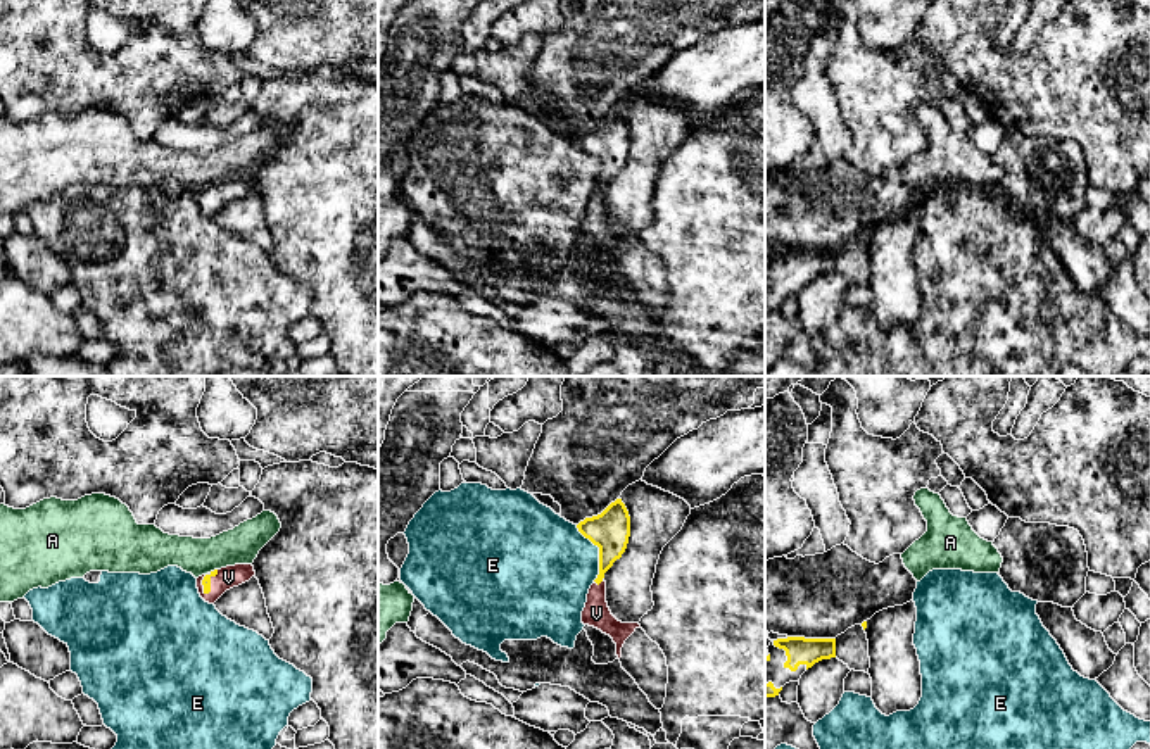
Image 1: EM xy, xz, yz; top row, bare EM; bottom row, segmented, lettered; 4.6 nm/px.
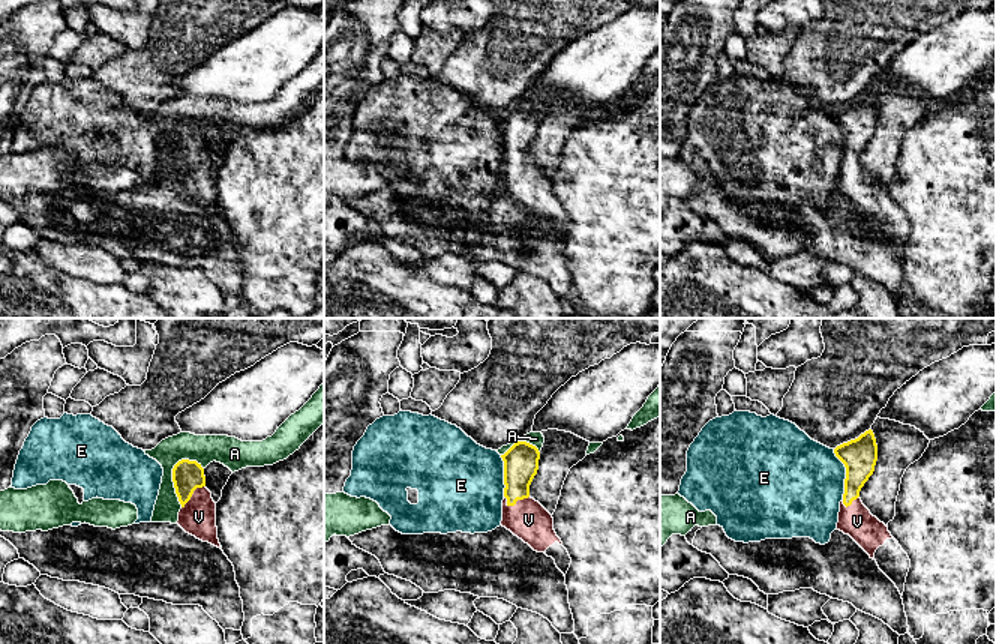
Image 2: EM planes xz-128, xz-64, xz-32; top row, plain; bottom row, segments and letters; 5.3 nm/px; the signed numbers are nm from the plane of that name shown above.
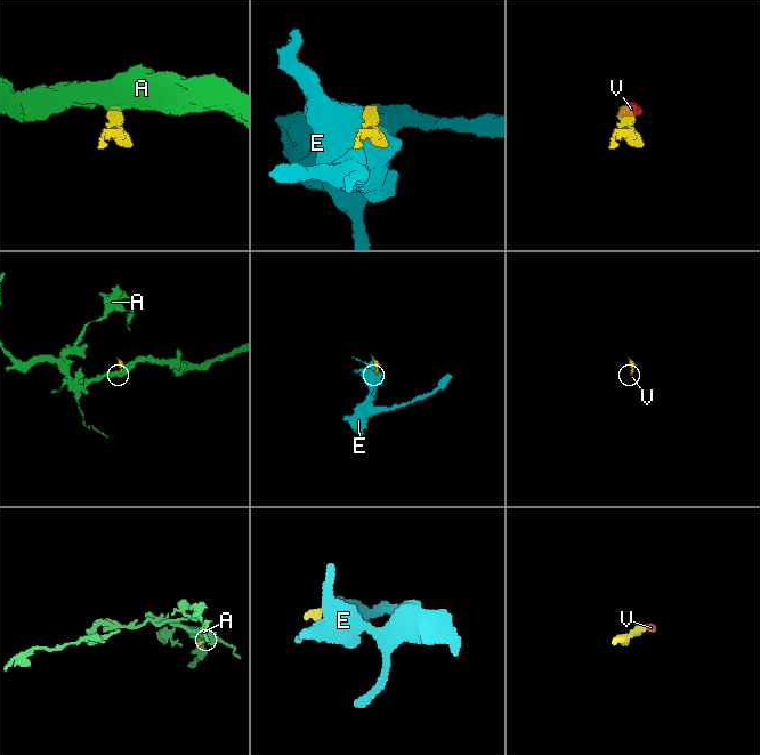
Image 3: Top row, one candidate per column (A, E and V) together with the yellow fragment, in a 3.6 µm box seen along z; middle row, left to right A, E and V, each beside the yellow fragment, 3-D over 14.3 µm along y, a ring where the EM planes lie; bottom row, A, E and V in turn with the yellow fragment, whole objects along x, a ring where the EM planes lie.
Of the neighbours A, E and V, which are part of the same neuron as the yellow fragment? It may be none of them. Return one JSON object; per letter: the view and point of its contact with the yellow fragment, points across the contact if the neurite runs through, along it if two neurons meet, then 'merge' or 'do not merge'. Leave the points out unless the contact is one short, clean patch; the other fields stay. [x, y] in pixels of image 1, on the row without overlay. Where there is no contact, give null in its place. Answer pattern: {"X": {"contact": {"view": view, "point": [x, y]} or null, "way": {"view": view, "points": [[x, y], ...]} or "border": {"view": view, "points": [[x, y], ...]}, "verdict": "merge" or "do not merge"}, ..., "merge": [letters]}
{"A": {"contact": {"view": "xy", "point": [214, 183]}, "border": {"view": "xy", "points": [[216, 182], [209, 185]]}, "verdict": "do not merge"}, "E": {"contact": {"view": "xz", "point": [600, 166]}, "border": {"view": "xz", "points": [[575, 138], [598, 161], [598, 190], [594, 194]]}, "verdict": "do not merge"}, "V": {"contact": {"view": "xy", "point": [209, 197]}, "way": {"view": "xy", "points": [[206, 195], [209, 197], [228, 190]]}, "verdict": "merge"}, "merge": ["V"]}

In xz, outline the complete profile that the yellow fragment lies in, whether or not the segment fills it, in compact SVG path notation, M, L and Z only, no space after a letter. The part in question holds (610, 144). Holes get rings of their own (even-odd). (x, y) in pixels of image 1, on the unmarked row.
M616 112L601 128L580 135L577 142L599 160L599 188L589 202L582 236L613 252L622 281L635 293L649 316L661 323L668 297L663 264L646 249L639 236L618 235L606 216L604 186L627 162L630 150L629 124L622 112Z

